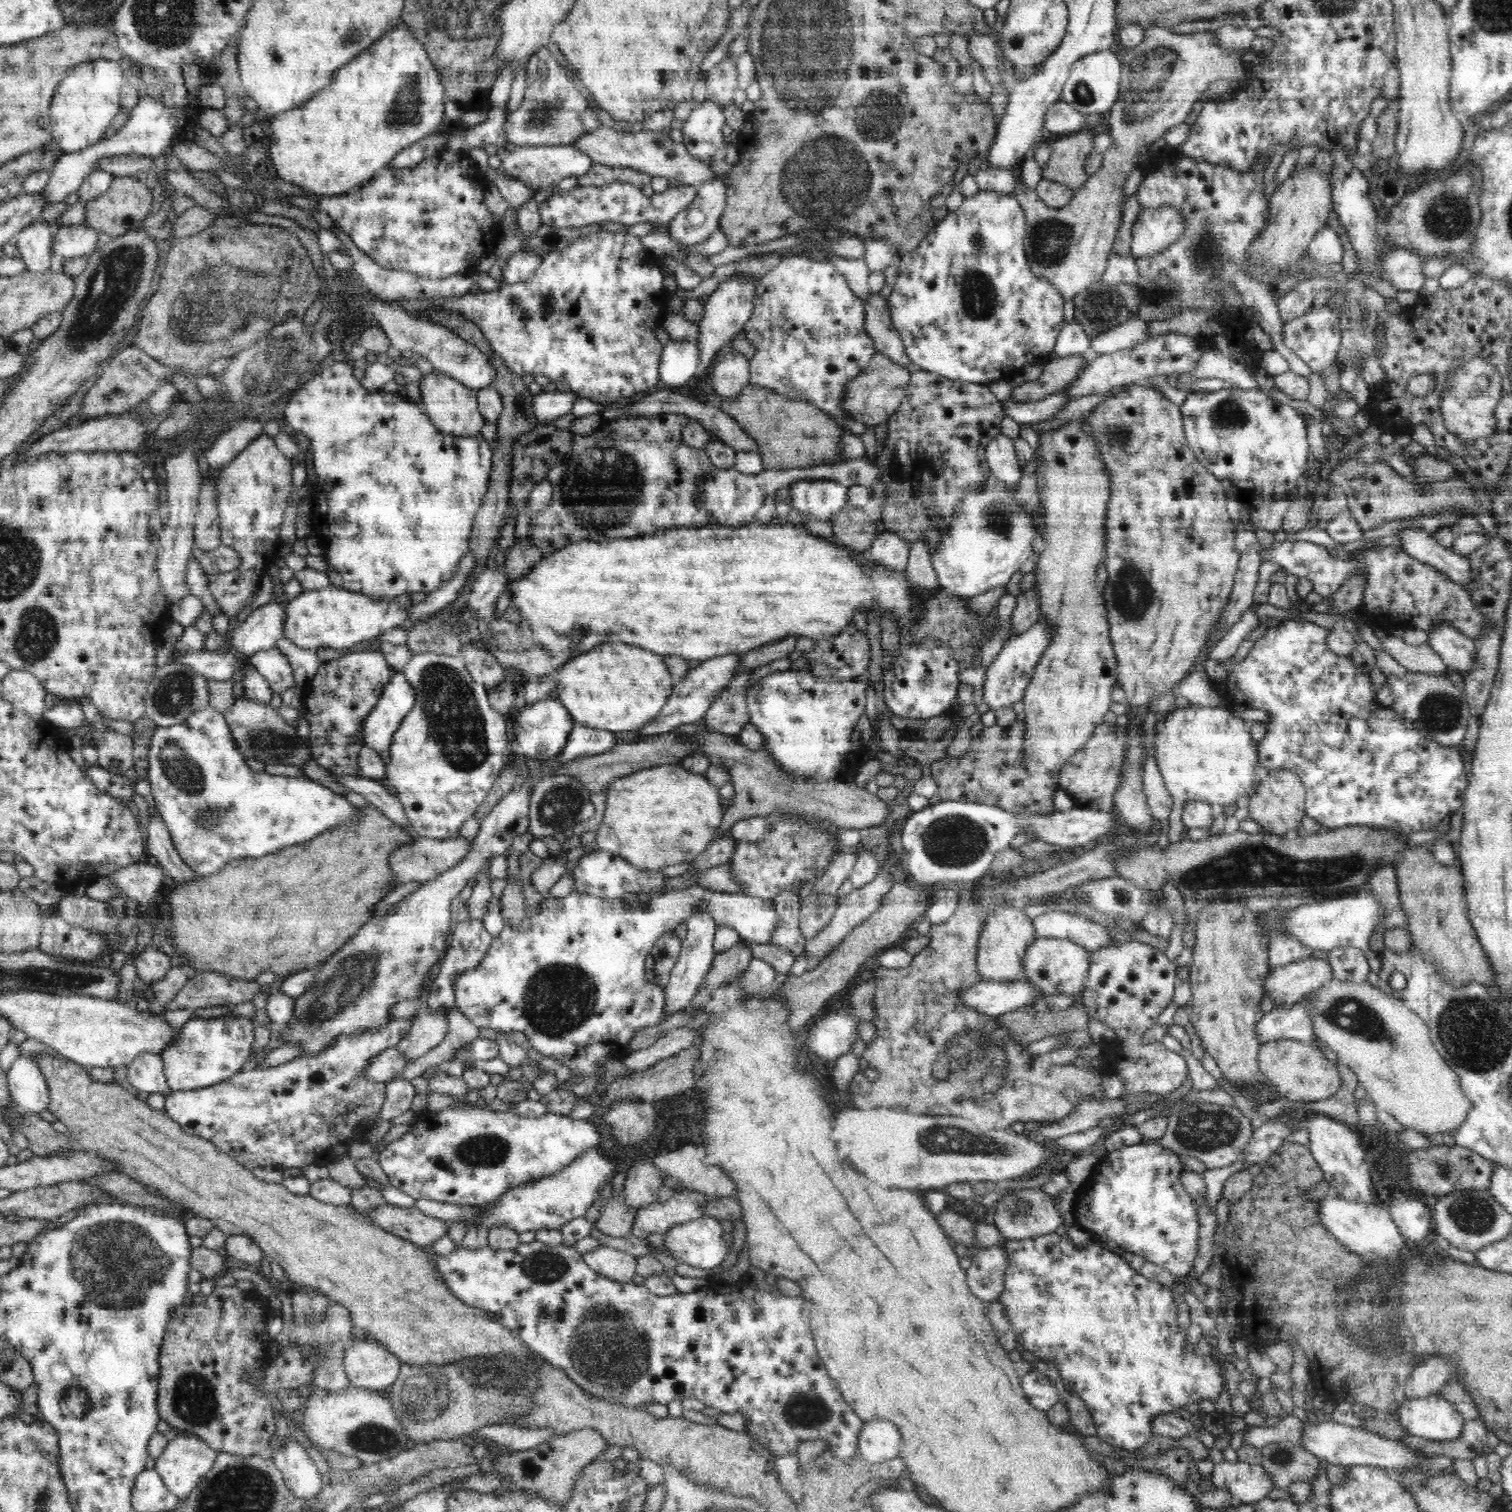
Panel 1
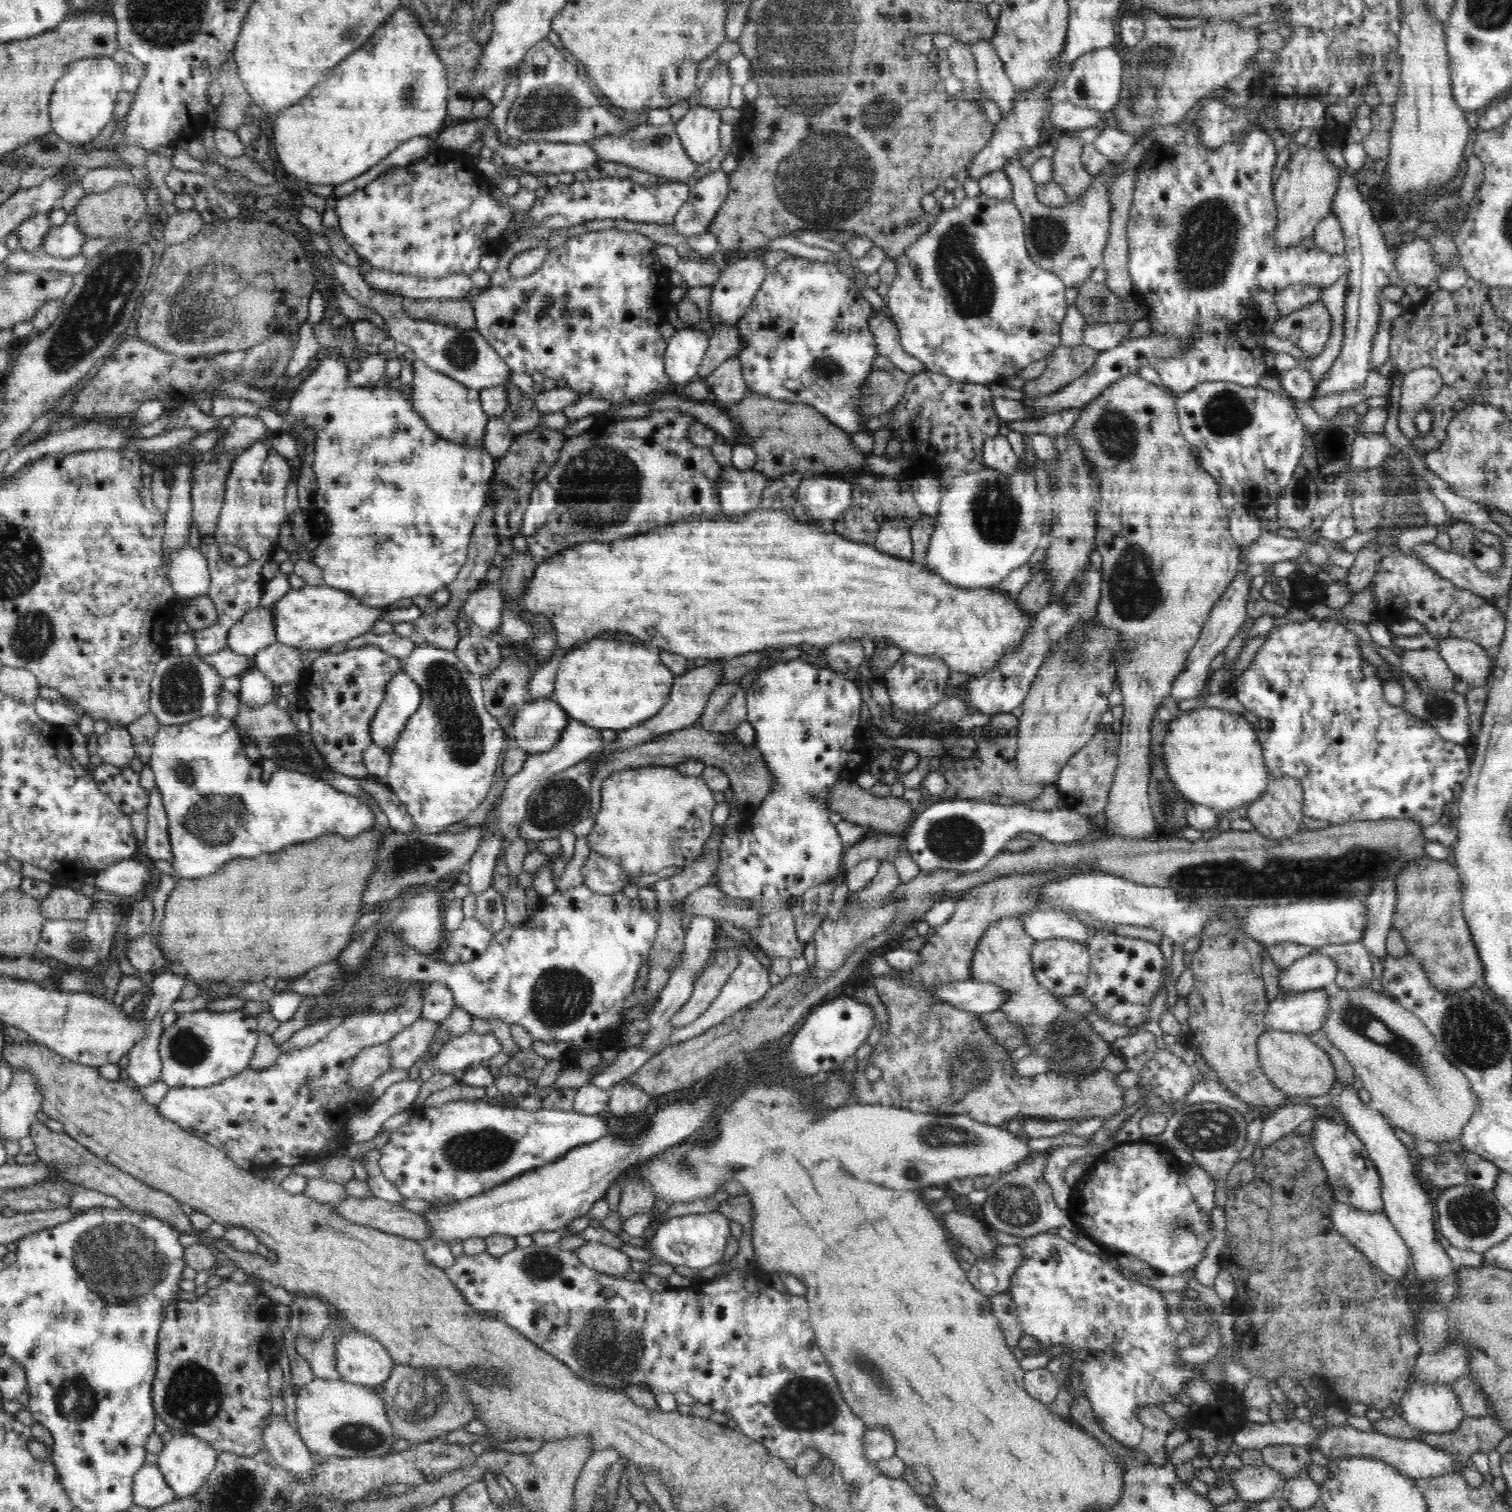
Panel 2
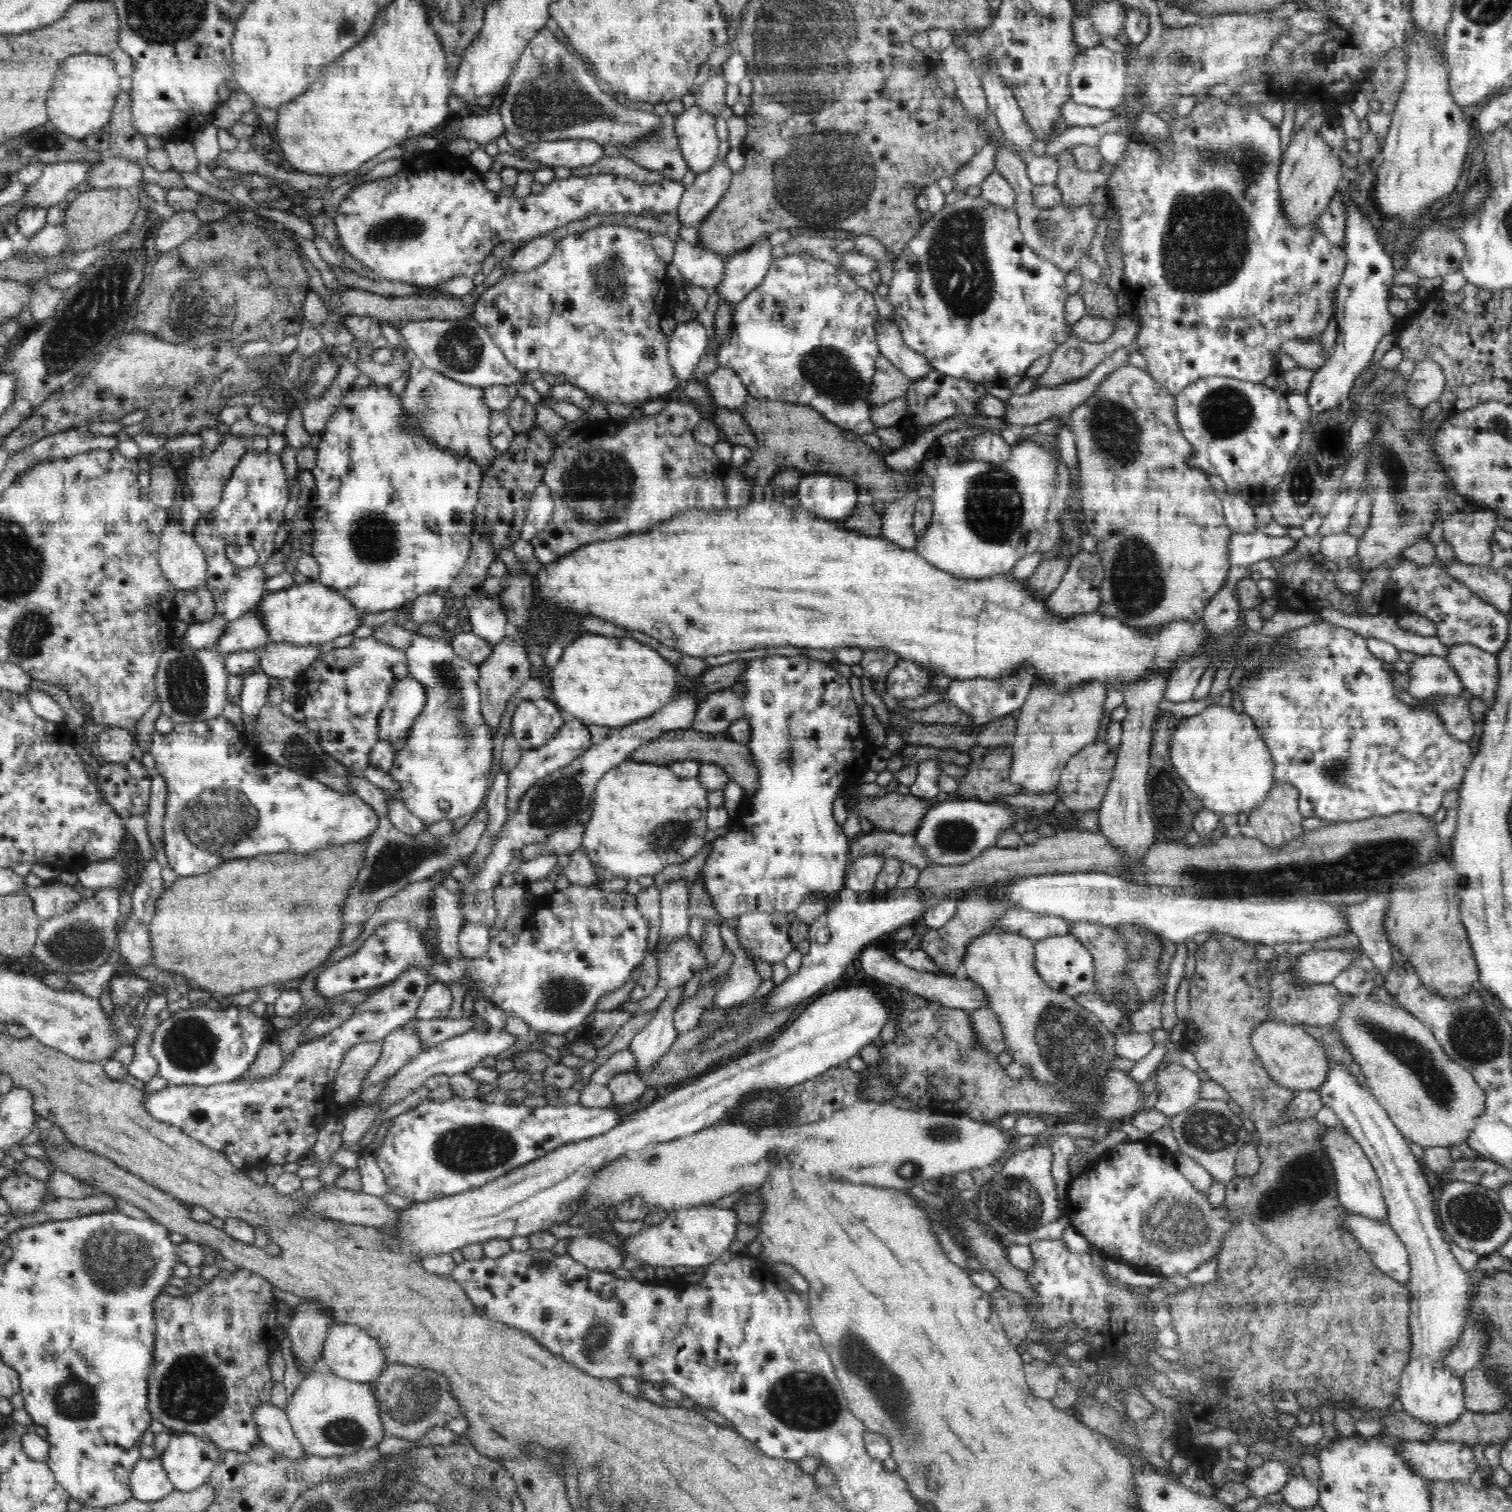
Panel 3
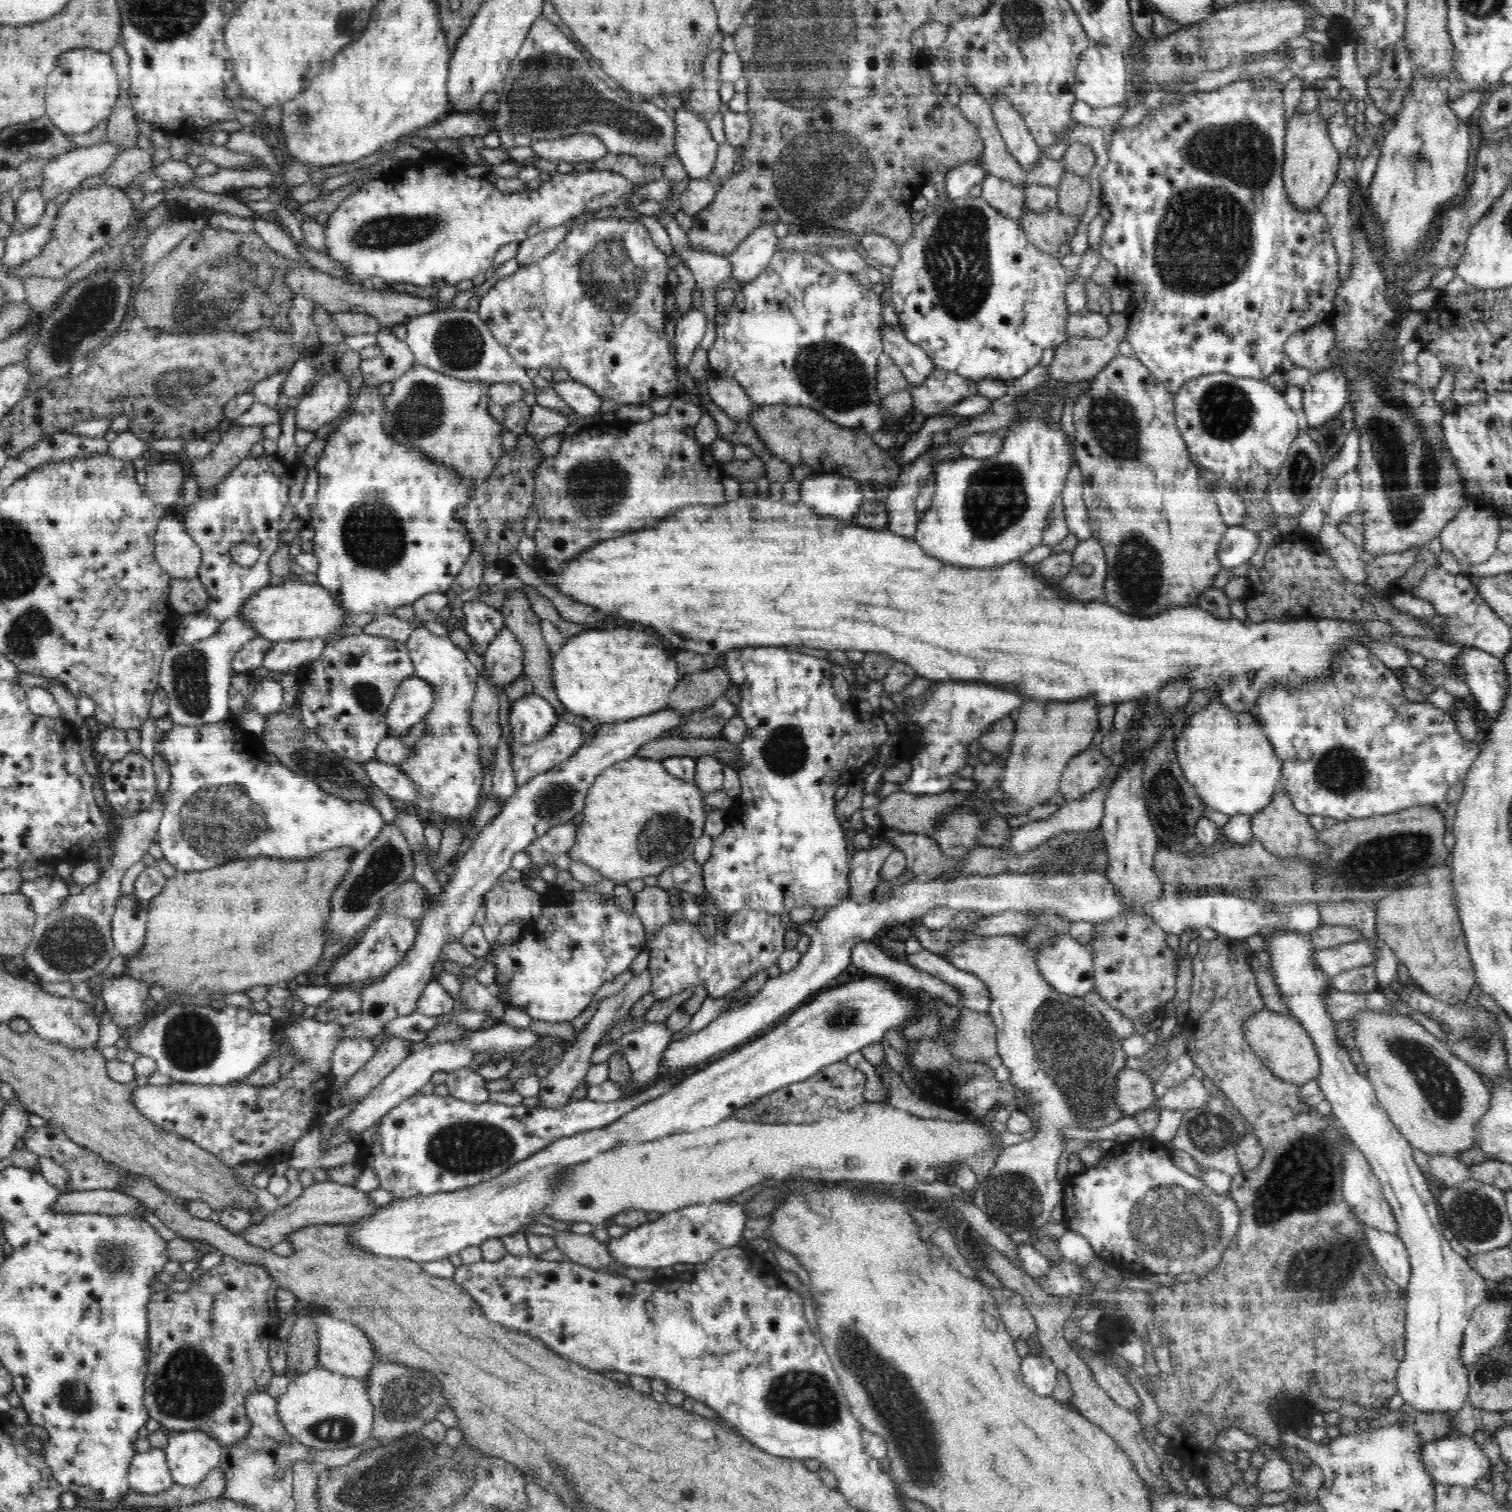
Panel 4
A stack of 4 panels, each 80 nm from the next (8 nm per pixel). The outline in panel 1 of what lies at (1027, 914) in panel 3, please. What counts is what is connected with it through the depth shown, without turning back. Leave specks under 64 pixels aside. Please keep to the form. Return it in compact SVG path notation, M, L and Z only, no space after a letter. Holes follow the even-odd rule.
M1052 910L1036 916L1032 927L1037 938L1067 939L1082 946L1090 954L1110 944L1122 944L1110 936L1110 928L1098 925L1082 915L1063 911Z

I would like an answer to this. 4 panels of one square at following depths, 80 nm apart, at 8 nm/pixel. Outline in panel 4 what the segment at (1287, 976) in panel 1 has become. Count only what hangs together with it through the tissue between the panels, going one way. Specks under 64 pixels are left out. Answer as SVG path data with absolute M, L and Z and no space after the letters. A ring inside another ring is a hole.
M1364 940L1348 942L1334 948L1318 950L1313 955L1313 962L1322 973L1333 979L1345 970L1358 966L1375 965L1377 947L1367 944Z

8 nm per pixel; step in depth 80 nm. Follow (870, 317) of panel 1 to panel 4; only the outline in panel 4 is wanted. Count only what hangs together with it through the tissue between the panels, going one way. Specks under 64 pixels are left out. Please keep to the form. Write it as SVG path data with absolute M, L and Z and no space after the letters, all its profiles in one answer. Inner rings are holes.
M885 325L882 328L882 345L884 352L900 367L910 386L922 384L935 369L928 354L908 341L901 329Z

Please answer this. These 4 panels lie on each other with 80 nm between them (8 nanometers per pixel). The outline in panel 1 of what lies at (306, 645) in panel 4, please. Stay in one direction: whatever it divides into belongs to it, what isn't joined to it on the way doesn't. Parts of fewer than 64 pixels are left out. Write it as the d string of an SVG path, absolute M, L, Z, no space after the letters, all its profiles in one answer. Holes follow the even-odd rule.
M278 648L264 649L249 656L250 666L266 677L272 692L282 694L295 686L294 672L288 658Z

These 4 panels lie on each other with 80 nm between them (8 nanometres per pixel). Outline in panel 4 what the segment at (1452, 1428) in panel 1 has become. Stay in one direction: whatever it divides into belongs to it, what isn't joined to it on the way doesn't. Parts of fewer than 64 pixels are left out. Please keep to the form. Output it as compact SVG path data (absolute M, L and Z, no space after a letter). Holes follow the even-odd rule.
M1296 930L1292 932L1272 932L1272 936L1266 938L1266 953L1270 956L1271 972L1275 974L1276 986L1281 1001L1286 1004L1292 1017L1304 1027L1310 1038L1315 1042L1316 1053L1320 1058L1320 1074L1318 1085L1324 1093L1325 1099L1331 1104L1331 1112L1336 1120L1347 1130L1347 1134L1364 1155L1364 1158L1372 1167L1372 1172L1377 1176L1383 1188L1386 1201L1394 1213L1398 1236L1404 1241L1410 1264L1411 1277L1405 1291L1407 1302L1405 1314L1405 1348L1402 1353L1403 1361L1399 1363L1397 1370L1397 1393L1402 1395L1405 1405L1413 1412L1425 1414L1456 1414L1462 1406L1468 1404L1470 1383L1468 1382L1468 1369L1460 1359L1460 1348L1464 1340L1464 1332L1472 1318L1473 1310L1487 1298L1486 1288L1489 1282L1482 1278L1478 1271L1470 1268L1468 1261L1450 1248L1449 1240L1444 1237L1440 1227L1441 1211L1438 1201L1435 1200L1424 1173L1412 1158L1412 1146L1406 1137L1396 1128L1389 1119L1384 1107L1375 1095L1372 1082L1364 1073L1358 1072L1342 1043L1336 1037L1337 1022L1326 1009L1327 991L1332 984L1332 979L1322 969L1318 969L1313 962L1315 954L1313 942L1309 936L1305 936Z

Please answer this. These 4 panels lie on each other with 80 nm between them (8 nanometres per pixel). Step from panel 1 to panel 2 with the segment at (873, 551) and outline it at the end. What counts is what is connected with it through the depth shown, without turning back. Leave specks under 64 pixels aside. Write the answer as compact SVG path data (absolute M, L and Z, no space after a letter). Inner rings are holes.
M881 519L874 547L896 557L912 559L911 528L904 519Z

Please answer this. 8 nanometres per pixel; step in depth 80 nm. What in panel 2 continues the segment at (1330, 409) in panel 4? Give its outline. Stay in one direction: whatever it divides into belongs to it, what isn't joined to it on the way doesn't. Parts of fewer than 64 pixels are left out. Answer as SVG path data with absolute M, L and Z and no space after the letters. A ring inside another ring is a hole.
M1349 169L1340 172L1340 182L1331 210L1342 223L1342 233L1346 243L1344 255L1349 262L1344 298L1344 338L1338 356L1315 386L1311 400L1330 396L1334 392L1348 392L1364 387L1366 376L1370 371L1372 343L1380 328L1381 303L1384 301L1382 290L1384 286L1390 284L1394 286L1400 280L1394 262L1395 255L1386 247L1384 236L1380 232L1378 223L1372 218L1368 203L1362 199L1358 191L1359 183L1355 172Z

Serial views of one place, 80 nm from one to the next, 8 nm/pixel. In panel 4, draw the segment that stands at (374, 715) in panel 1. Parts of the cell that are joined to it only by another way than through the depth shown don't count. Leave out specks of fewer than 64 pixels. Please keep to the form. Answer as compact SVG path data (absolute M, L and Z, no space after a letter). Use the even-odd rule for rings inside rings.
M420 677L404 679L396 688L387 713L388 735L406 736L415 724L424 721L434 706L434 689Z

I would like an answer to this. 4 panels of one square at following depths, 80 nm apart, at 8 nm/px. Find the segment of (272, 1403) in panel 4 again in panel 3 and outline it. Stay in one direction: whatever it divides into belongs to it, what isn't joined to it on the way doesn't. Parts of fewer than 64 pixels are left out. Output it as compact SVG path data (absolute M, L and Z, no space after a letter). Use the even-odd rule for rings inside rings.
M264 1402L254 1408L252 1418L258 1425L260 1441L276 1450L283 1458L296 1462L306 1454L302 1443L294 1435L284 1410L276 1408L271 1402Z

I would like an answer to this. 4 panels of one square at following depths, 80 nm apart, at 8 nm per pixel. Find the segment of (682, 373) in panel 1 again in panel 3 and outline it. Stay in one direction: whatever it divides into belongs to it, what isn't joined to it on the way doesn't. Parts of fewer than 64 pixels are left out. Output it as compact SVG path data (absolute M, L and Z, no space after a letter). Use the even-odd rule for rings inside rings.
M700 318L677 323L669 337L668 361L672 371L683 383L692 381L693 370L700 356L707 351L709 332Z

